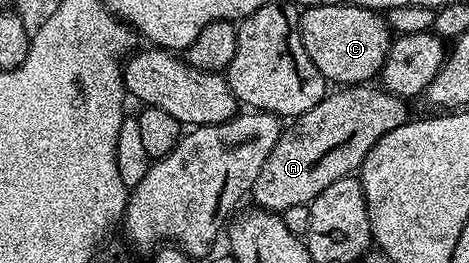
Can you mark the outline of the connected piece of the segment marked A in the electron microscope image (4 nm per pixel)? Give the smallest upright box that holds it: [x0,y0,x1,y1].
[250,85,409,213]

